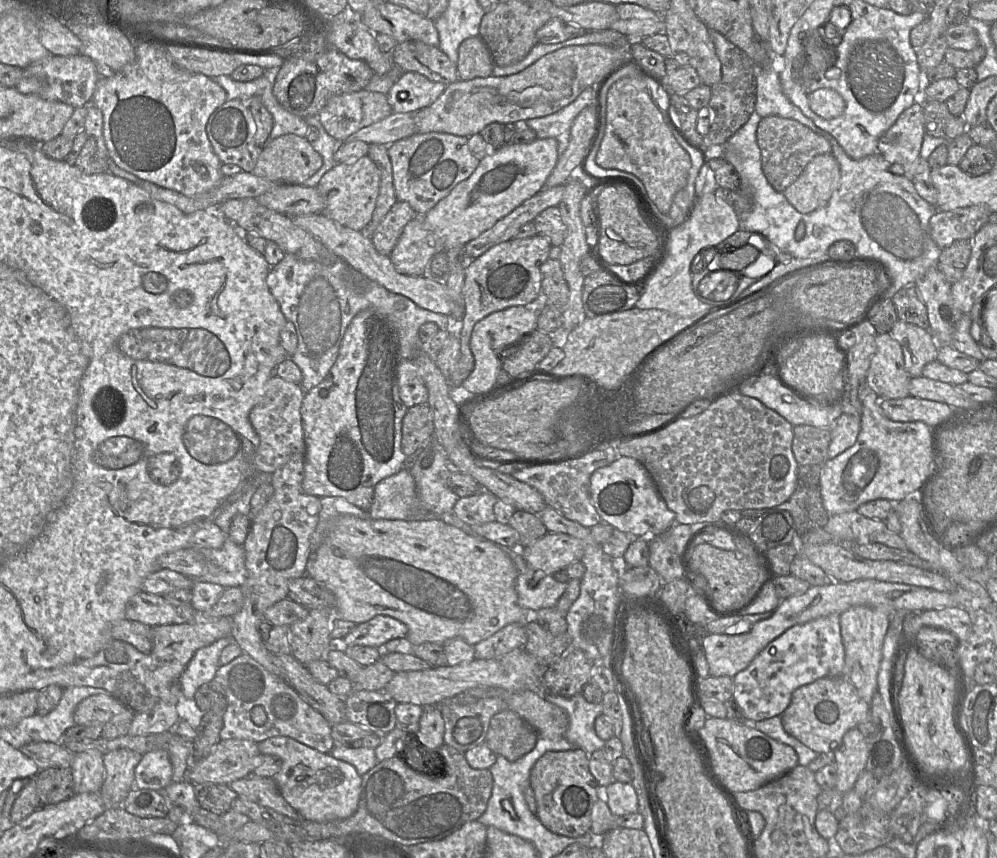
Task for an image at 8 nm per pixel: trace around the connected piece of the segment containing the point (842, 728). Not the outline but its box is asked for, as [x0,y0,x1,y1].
[781,677,870,753]

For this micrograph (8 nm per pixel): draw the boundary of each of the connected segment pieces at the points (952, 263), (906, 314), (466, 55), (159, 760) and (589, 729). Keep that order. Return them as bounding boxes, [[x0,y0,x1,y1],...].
[[937,239,971,284],[891,285,929,330],[456,37,495,80],[135,749,172,790],[544,693,605,759]]

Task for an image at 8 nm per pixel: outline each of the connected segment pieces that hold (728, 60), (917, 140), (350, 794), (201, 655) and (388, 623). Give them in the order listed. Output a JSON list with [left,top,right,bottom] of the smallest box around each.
[[702,29,756,156],[878,103,924,181],[258,737,362,822],[180,636,231,700],[340,615,408,649]]

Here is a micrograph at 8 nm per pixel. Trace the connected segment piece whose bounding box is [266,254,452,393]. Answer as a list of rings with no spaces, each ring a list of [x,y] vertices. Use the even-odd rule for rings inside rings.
[[[285,254],[284,258],[275,266],[270,267],[266,277],[267,286],[278,302],[280,309],[287,321],[293,323],[297,333],[297,348],[290,356],[295,364],[302,372],[302,380],[300,386],[306,393],[313,387],[321,383],[329,373],[335,363],[341,341],[347,327],[352,319],[363,310],[374,310],[395,328],[398,333],[400,343],[400,354],[402,358],[413,359],[416,352],[424,351],[431,353],[429,343],[422,343],[419,336],[421,325],[426,322],[434,322],[439,330],[451,330],[452,322],[450,317],[444,314],[433,312],[416,305],[409,298],[390,292],[376,281],[371,280],[363,275],[342,259],[334,259],[329,263],[321,263],[316,261],[306,261],[292,254]],[[403,303],[404,309],[397,310],[396,304]]]

